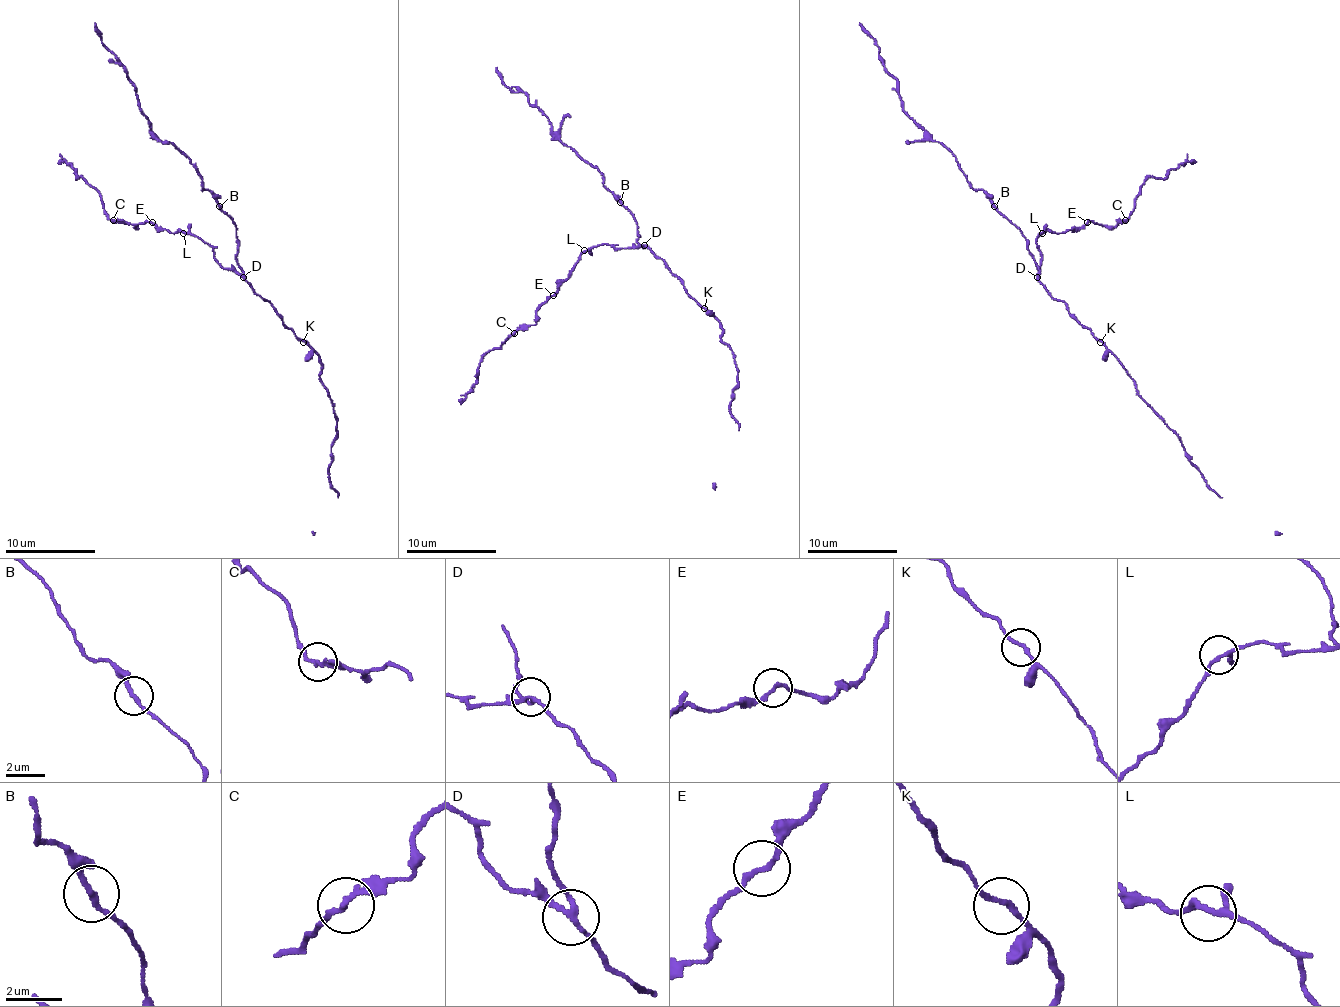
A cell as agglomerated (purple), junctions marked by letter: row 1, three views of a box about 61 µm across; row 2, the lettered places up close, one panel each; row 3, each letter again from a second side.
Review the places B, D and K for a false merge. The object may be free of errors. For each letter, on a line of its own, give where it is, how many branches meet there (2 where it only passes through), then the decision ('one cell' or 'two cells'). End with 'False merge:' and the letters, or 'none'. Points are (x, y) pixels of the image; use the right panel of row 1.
B: (994, 206) | 2 | one cell
D: (1037, 277) | 3 | two cells
K: (1100, 342) | 2 | one cell
False merge: D

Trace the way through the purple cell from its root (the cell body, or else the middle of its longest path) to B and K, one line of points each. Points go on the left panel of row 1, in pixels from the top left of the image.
B: (251, 285), (244, 279), (244, 272), (235, 256), (235, 224), (219, 206)
K: (251, 285), (303, 342)

